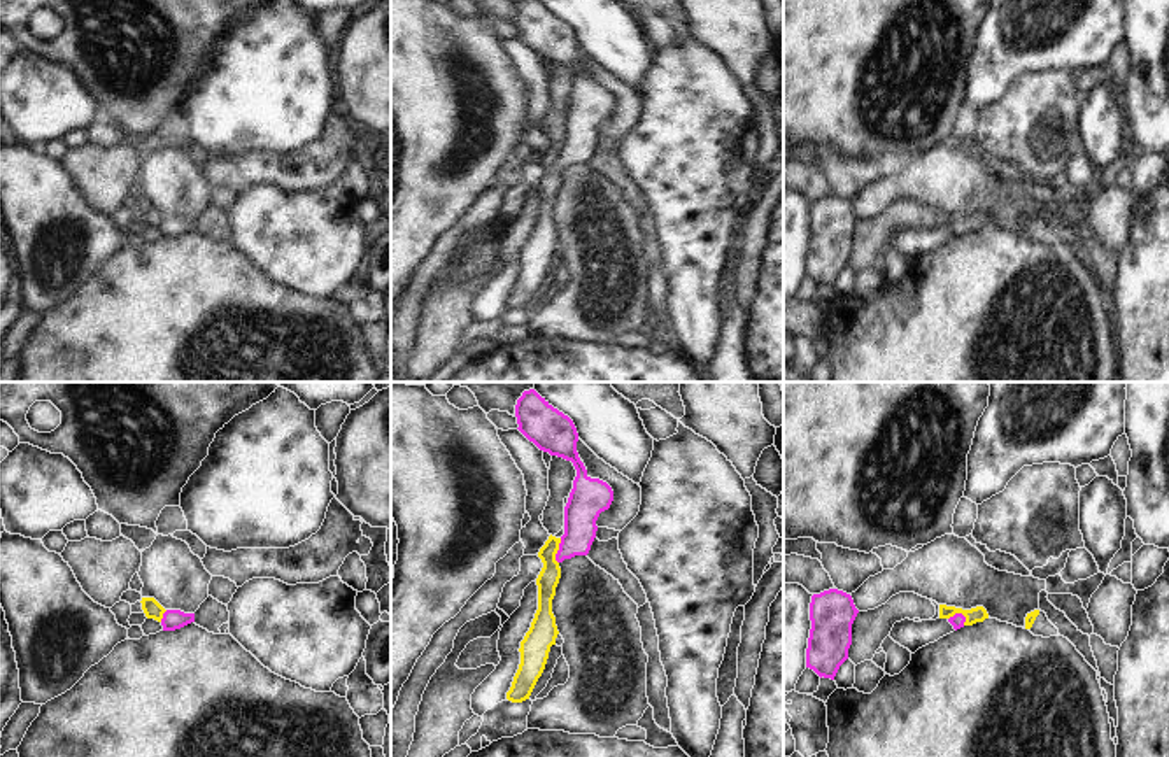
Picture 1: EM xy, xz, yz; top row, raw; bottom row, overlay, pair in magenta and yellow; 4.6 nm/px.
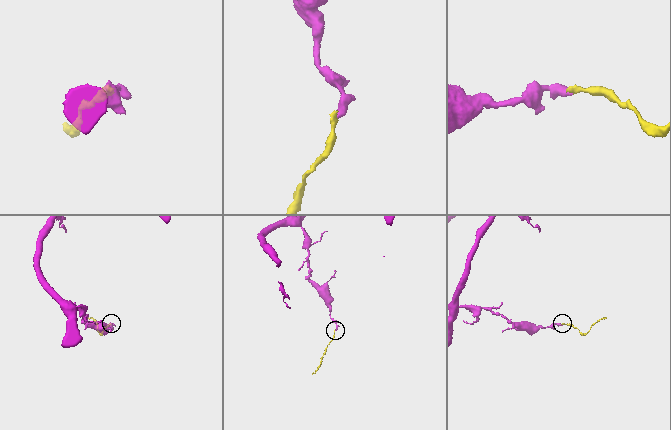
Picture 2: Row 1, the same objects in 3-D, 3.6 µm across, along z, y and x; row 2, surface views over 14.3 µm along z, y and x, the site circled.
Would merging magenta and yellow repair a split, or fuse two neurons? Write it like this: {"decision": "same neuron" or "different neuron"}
{"decision": "same neuron"}

